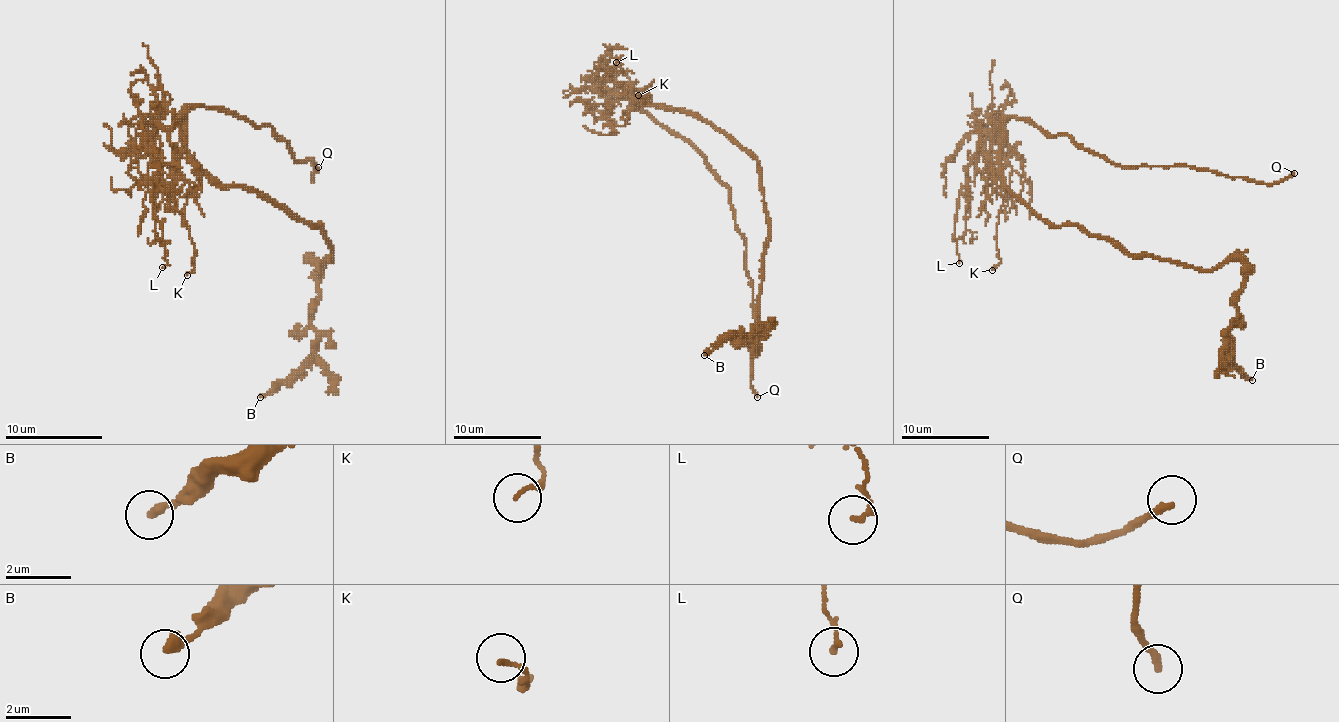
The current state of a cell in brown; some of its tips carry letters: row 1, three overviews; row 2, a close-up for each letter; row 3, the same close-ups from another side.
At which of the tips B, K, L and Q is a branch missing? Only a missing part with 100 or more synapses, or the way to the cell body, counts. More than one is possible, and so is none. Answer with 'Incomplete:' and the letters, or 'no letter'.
Incomplete: Q

